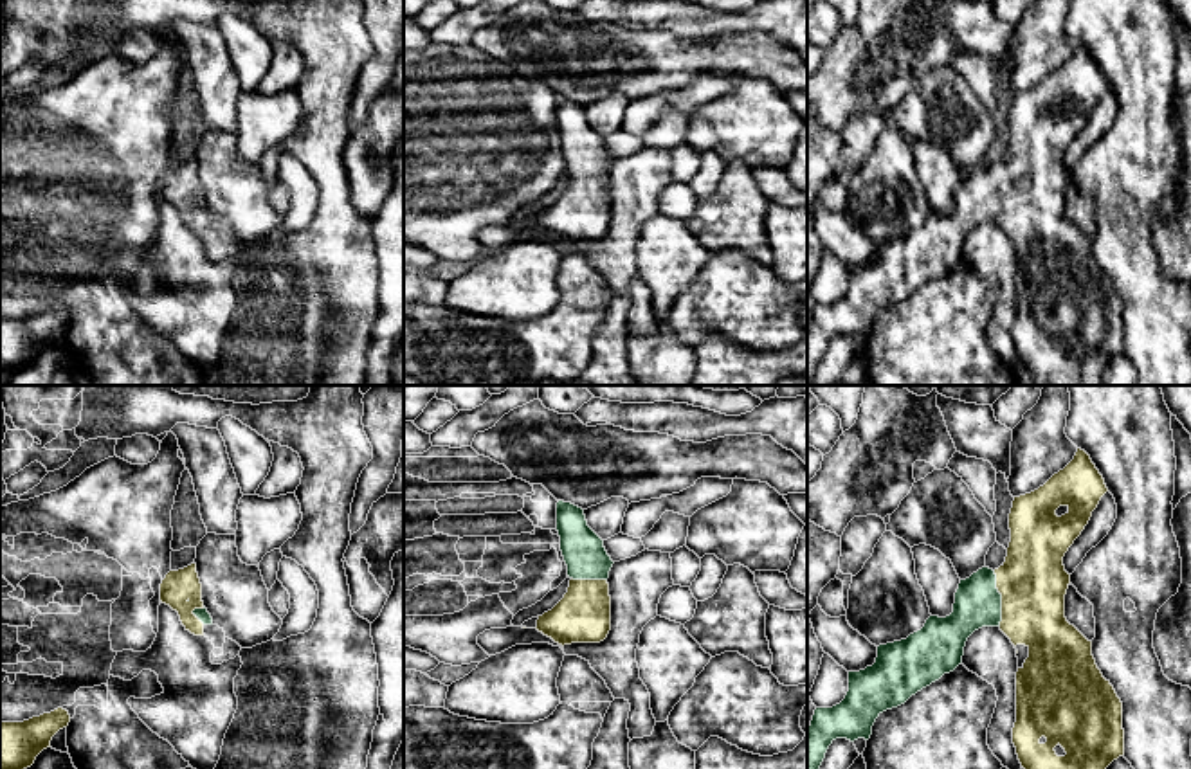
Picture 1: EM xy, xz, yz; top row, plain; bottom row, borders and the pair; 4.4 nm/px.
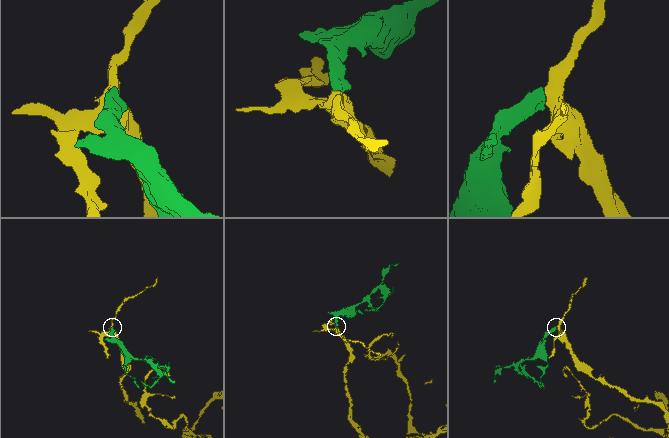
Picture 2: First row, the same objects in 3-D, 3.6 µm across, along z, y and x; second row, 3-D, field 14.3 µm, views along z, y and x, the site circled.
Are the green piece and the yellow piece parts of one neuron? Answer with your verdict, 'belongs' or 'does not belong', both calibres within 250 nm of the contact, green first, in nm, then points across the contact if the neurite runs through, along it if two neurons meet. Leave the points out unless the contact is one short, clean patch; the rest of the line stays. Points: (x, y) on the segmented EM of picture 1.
belongs; 200 nm thick on the green side, 300 nm on the other; runs through yz (977, 604), (986, 598), (1000, 598), (1018, 597), (1033, 582)

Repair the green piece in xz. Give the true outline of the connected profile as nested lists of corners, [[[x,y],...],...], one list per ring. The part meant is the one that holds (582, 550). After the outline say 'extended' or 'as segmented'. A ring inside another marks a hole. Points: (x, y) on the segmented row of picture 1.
[[[559,501],[557,531],[571,580],[564,598],[539,616],[535,629],[562,647],[600,643],[611,630],[607,578],[614,562],[604,540],[587,526],[582,508]]]; extended

